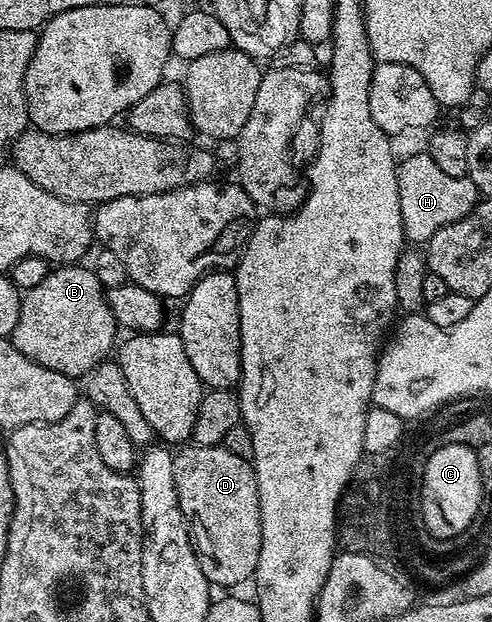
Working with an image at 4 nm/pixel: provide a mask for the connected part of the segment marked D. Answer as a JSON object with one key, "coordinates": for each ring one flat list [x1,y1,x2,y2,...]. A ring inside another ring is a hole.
{"coordinates":[[185,446,174,455,173,469,179,506,189,523,199,566,210,585,229,590,232,584,246,583,259,562,261,545,259,486,252,463,224,446]]}

